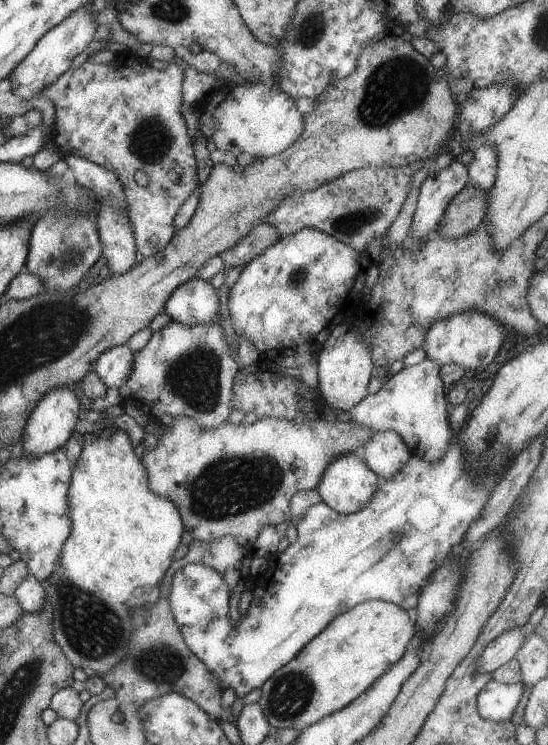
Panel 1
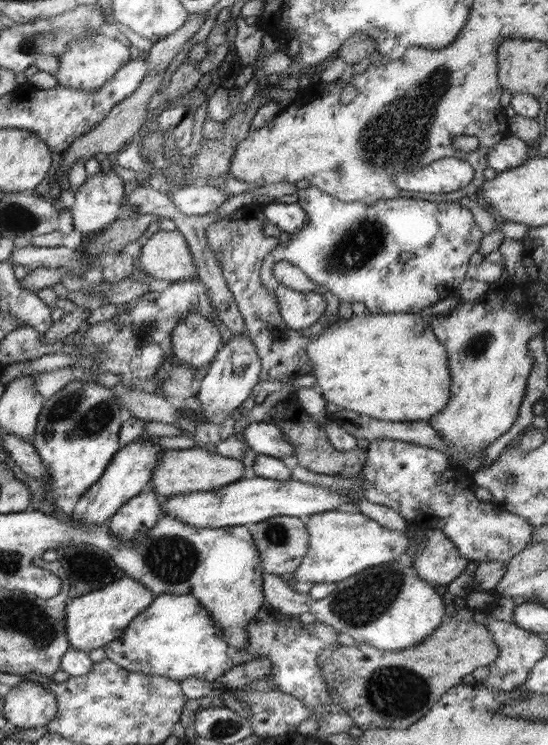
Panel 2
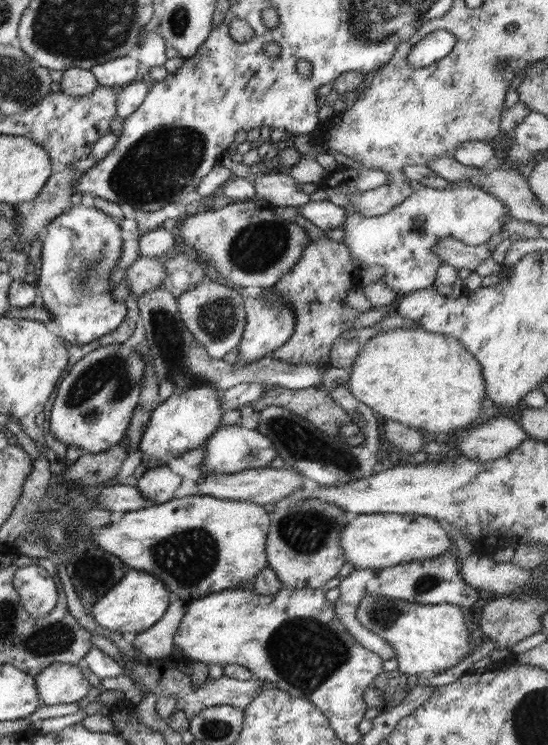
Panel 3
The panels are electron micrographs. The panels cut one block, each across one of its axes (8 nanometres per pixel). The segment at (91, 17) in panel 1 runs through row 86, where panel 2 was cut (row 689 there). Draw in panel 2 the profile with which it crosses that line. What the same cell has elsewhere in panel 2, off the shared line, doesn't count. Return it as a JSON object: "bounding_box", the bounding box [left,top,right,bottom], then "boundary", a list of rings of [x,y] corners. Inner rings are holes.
{"bounding_box":[3,680,56,728],"boundary":[[[24,680],[4,696],[3,717],[11,728],[46,726],[56,714],[56,697],[38,682]]]}

